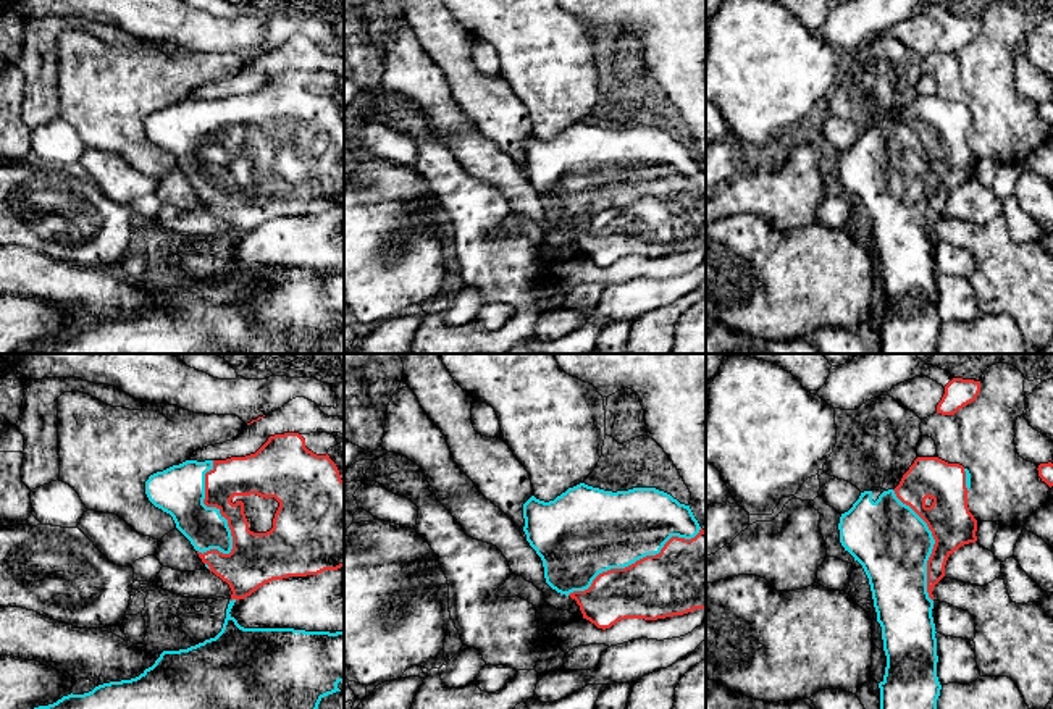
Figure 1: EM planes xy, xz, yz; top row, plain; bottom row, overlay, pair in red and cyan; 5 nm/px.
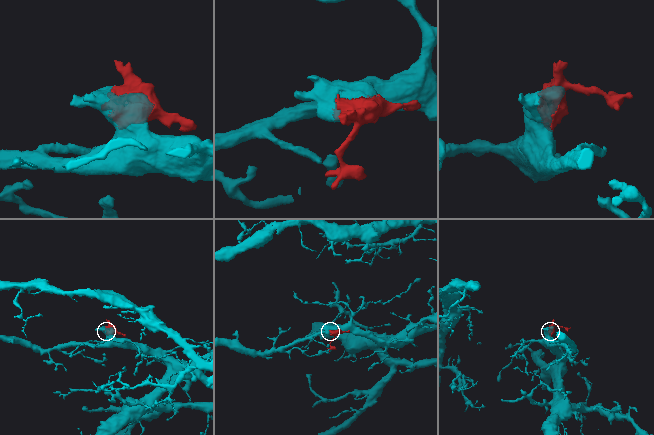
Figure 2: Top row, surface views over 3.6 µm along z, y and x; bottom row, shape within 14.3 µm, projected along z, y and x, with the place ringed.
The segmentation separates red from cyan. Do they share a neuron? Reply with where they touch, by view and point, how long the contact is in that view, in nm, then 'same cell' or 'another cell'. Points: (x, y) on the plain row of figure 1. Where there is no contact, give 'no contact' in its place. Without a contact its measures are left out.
xz (635, 201) | 750 nm | same cell

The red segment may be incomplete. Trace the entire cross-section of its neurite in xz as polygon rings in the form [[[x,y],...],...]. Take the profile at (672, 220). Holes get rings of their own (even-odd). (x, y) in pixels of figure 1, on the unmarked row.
[[[580,121],[554,139],[523,142],[526,179],[543,199],[546,221],[580,244],[598,266],[619,258],[657,258],[706,247],[706,170],[690,144],[656,126],[604,129]]]

